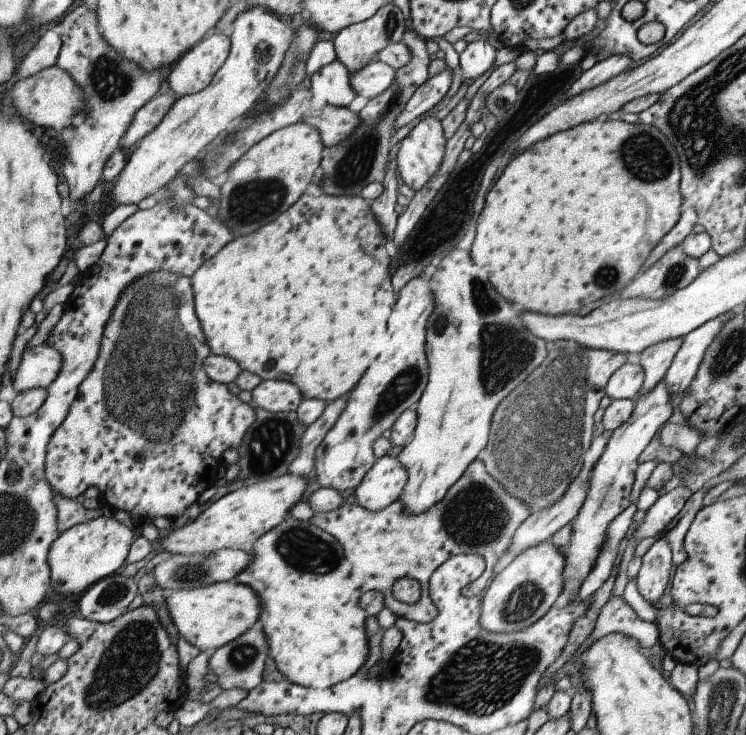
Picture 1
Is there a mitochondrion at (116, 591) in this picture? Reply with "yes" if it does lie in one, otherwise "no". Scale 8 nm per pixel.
yes

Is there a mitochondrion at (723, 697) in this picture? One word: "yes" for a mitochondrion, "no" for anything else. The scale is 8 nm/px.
yes

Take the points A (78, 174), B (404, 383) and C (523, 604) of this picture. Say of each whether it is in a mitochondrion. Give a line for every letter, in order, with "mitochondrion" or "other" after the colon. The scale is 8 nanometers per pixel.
A: other
B: mitochondrion
C: mitochondrion

